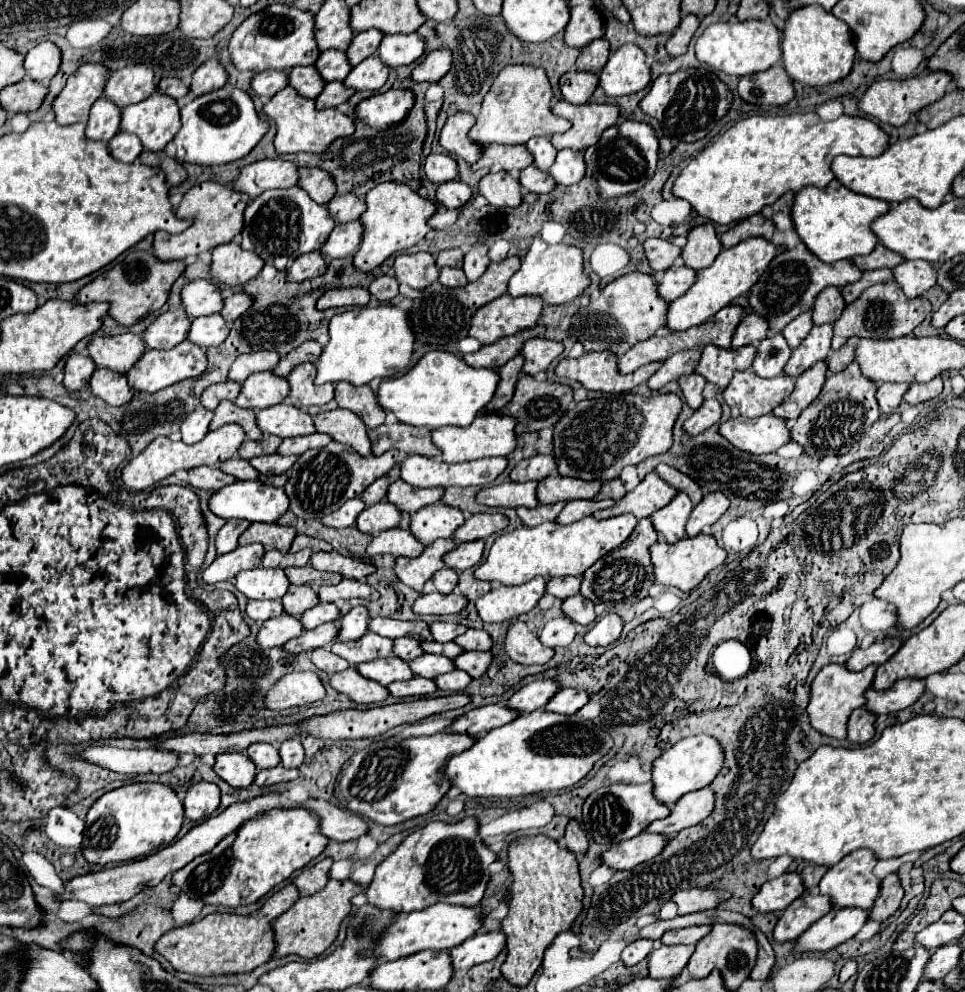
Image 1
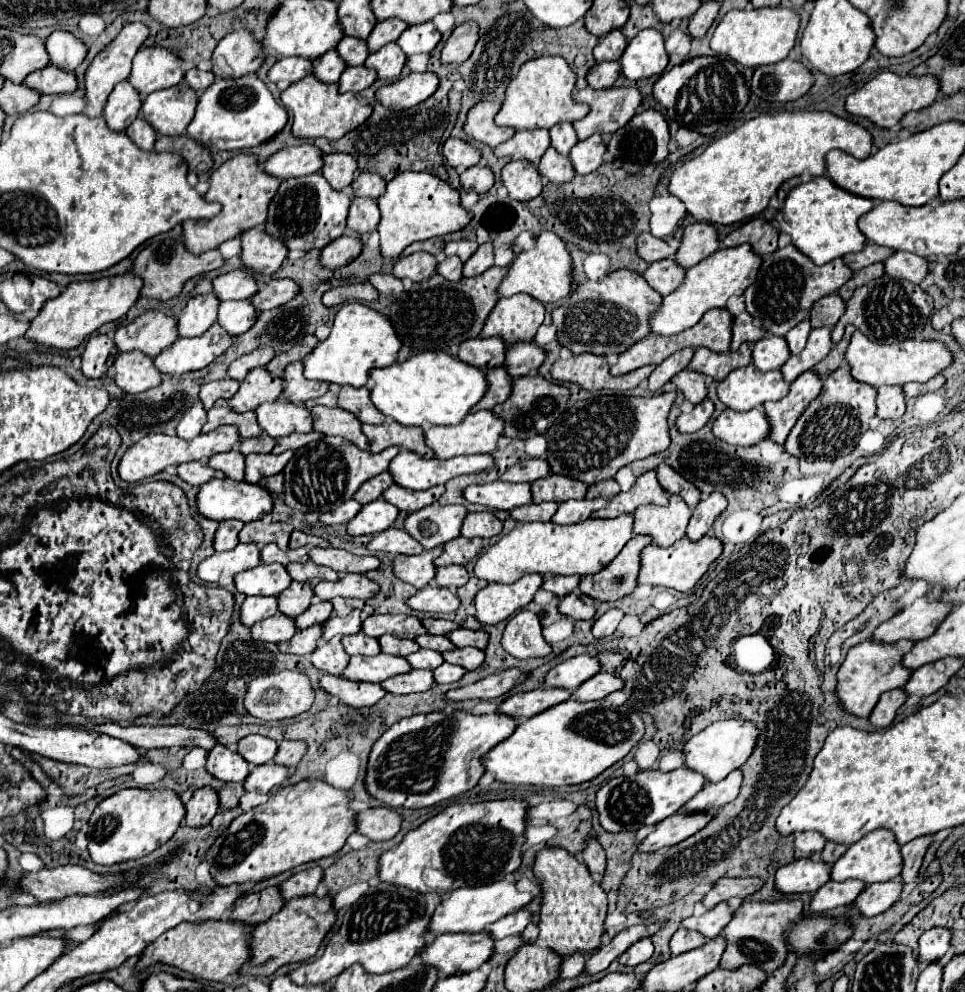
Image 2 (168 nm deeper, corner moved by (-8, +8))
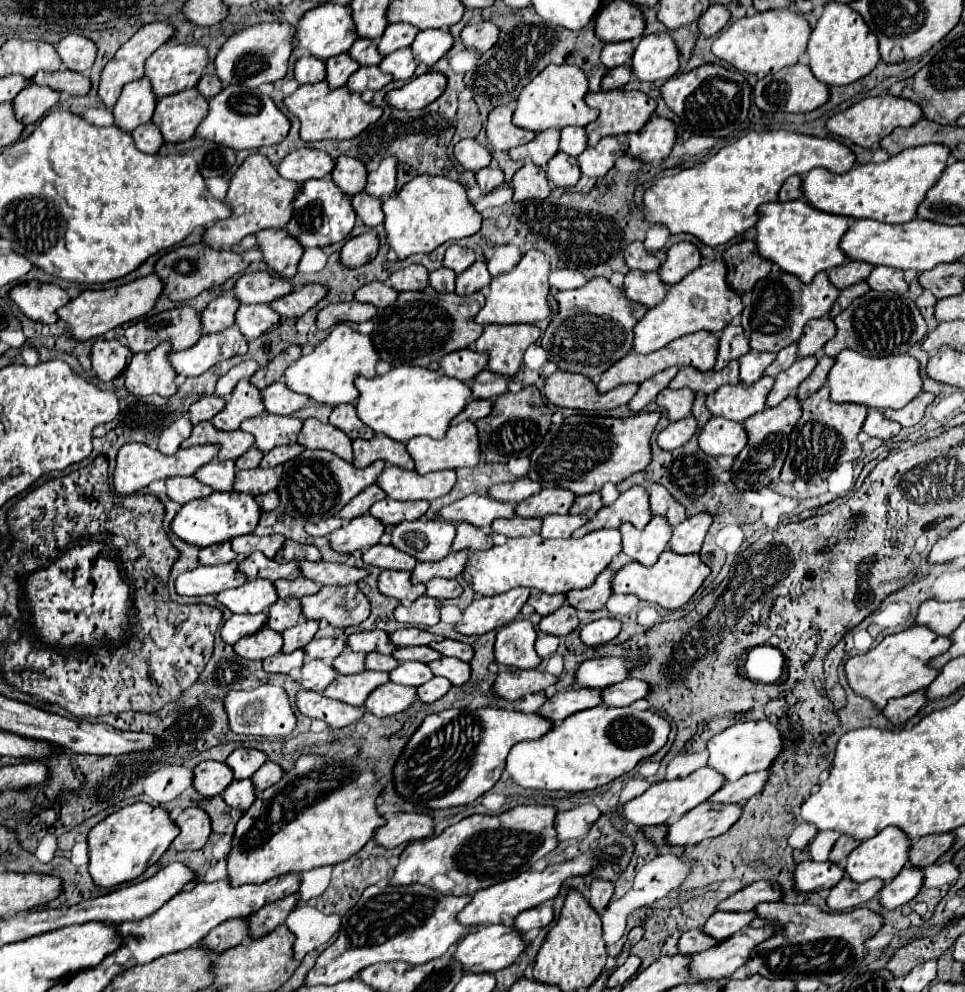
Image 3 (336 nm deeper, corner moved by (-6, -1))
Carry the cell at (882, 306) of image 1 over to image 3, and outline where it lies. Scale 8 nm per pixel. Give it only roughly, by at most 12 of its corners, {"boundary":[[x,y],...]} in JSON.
{"boundary":[[868,291],[824,345],[866,357],[908,353],[926,321],[908,295]]}

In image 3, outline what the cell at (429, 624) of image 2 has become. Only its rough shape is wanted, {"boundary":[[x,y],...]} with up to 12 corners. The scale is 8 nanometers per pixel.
{"boundary":[[418,627],[402,629],[390,635],[390,641],[402,645],[430,645],[442,641]]}

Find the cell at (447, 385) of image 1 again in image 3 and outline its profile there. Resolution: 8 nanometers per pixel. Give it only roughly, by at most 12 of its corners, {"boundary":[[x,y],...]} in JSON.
{"boundary":[[442,371],[358,377],[358,417],[402,443],[442,439],[472,389]]}

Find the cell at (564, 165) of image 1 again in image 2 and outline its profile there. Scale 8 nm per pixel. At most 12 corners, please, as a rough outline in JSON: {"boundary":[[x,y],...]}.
{"boundary":[[602,134],[578,142],[570,160],[578,174],[602,164],[606,142]]}

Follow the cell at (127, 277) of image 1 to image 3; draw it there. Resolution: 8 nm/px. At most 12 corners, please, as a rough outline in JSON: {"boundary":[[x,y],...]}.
{"boundary":[[198,243],[164,253],[154,273],[182,303],[248,263]]}

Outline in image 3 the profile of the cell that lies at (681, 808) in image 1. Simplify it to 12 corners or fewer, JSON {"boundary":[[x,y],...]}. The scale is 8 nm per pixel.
{"boundary":[[766,773],[724,783],[708,803],[744,805],[762,791]]}

